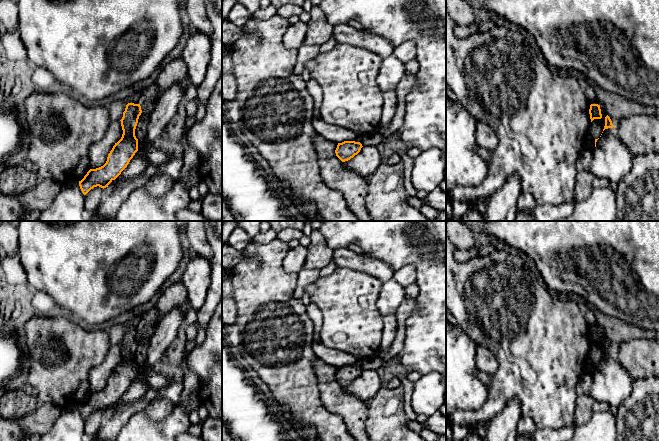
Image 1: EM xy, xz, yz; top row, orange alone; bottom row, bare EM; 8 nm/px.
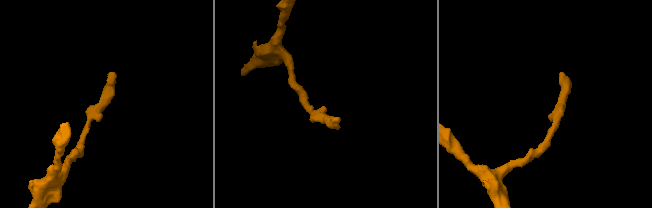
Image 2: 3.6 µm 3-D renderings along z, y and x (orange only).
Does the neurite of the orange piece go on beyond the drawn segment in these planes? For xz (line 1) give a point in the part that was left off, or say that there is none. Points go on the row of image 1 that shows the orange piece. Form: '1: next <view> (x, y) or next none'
1: next none

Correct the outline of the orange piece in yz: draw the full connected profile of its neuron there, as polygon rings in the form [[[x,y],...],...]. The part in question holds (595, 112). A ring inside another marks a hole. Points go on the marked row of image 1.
[[[591,104],[590,105],[590,109],[589,109],[589,114],[590,114],[591,122],[594,119],[601,119],[602,118],[602,114],[601,114],[600,105],[598,105],[598,104]]]

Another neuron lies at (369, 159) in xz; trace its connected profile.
[[[363,146],[357,155],[342,164],[346,169],[366,178],[379,168],[382,157],[376,146]]]

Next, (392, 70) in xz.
[[[394,55],[382,60],[376,81],[382,91],[395,91],[397,85],[406,76],[405,63]]]

